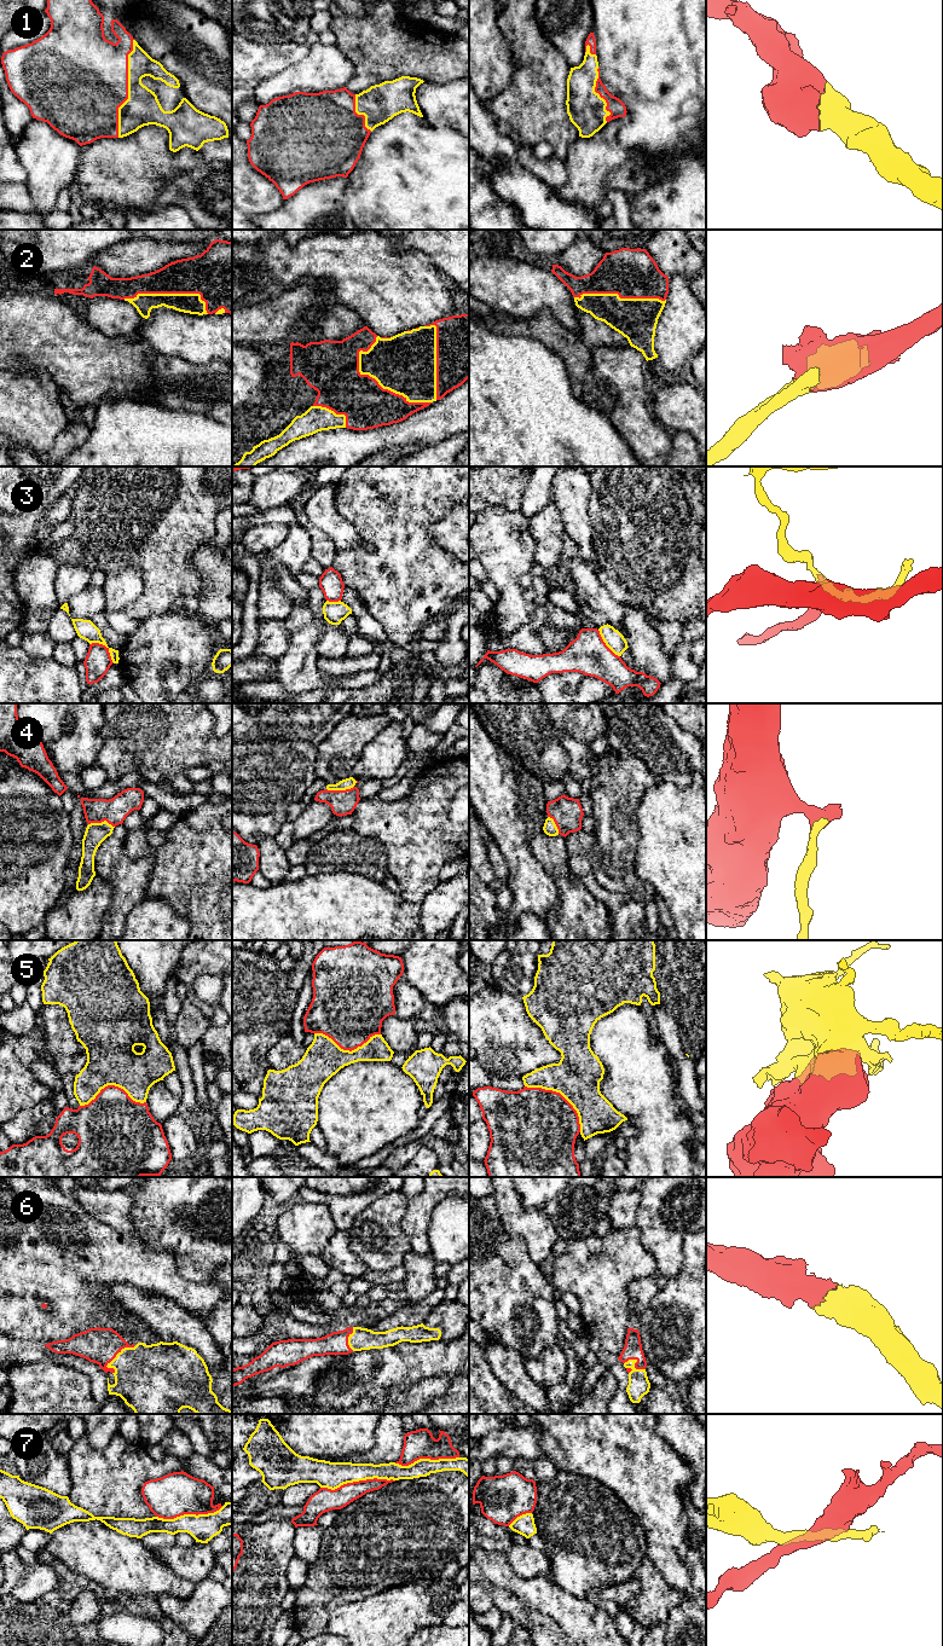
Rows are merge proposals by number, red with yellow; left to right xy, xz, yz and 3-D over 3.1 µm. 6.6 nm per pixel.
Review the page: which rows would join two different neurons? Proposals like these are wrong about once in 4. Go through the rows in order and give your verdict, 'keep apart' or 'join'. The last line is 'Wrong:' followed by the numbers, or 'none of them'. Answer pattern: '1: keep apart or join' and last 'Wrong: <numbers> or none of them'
1: join
2: join
3: keep apart
4: join
5: keep apart
6: join
7: keep apart
Wrong: 3, 5, 7

